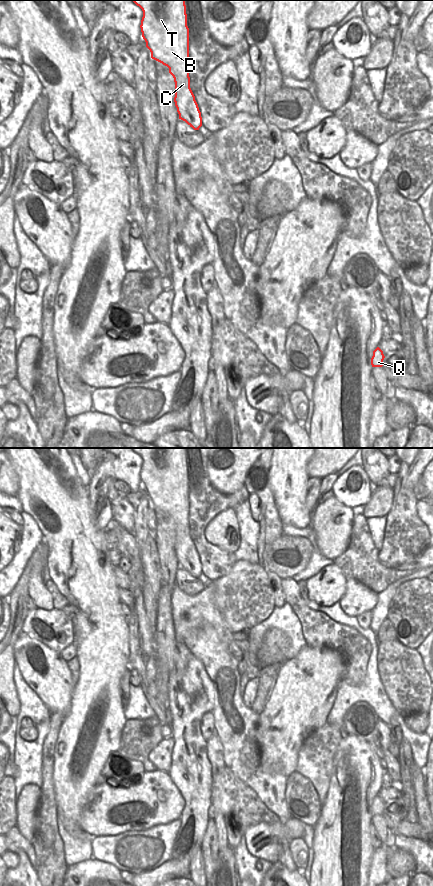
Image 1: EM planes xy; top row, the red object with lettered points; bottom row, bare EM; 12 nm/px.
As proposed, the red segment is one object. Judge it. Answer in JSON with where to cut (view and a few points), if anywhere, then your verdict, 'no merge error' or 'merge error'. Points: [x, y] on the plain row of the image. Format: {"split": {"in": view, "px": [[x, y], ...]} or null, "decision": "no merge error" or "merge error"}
{"split": null, "decision": "no merge error"}

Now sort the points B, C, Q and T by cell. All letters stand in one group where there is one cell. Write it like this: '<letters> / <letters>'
B C Q T

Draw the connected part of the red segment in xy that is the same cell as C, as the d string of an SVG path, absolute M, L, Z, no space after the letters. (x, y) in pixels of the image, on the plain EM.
M132 448L143 459L142 485L151 500L151 506L169 516L175 530L174 550L179 567L194 578L202 574L202 565L195 544L190 536L189 525L189 476L185 448Z

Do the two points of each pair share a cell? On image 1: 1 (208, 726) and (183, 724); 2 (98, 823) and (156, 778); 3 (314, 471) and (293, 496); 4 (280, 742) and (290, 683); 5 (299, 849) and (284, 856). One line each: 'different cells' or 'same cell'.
1: different cells
2: same cell
3: different cells
4: same cell
5: different cells

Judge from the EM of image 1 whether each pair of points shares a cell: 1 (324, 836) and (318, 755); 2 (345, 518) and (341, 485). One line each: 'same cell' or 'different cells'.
1: different cells
2: different cells

